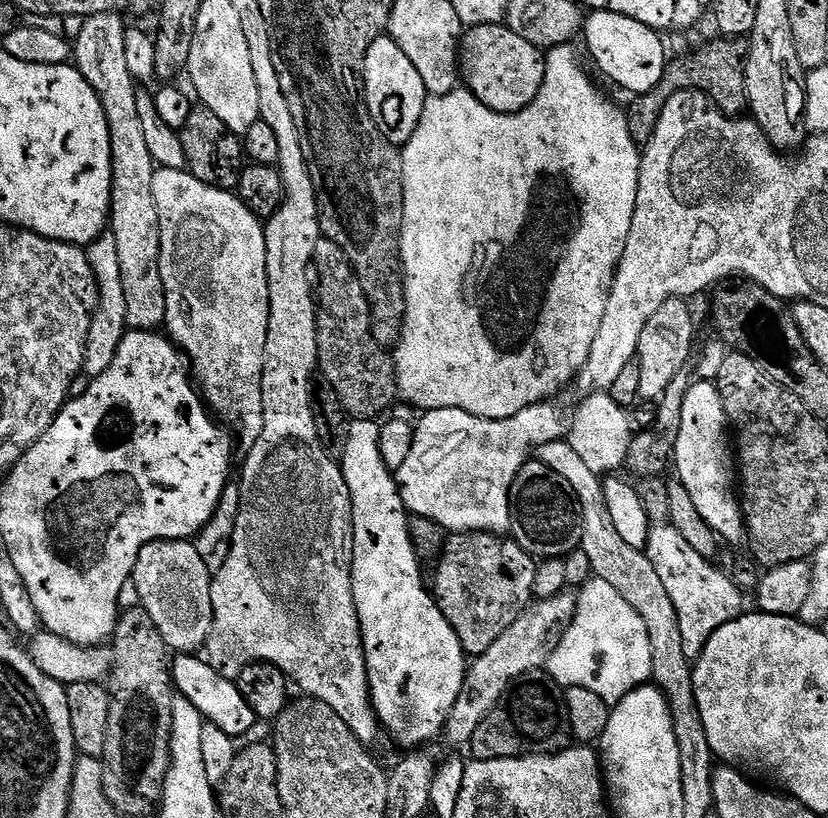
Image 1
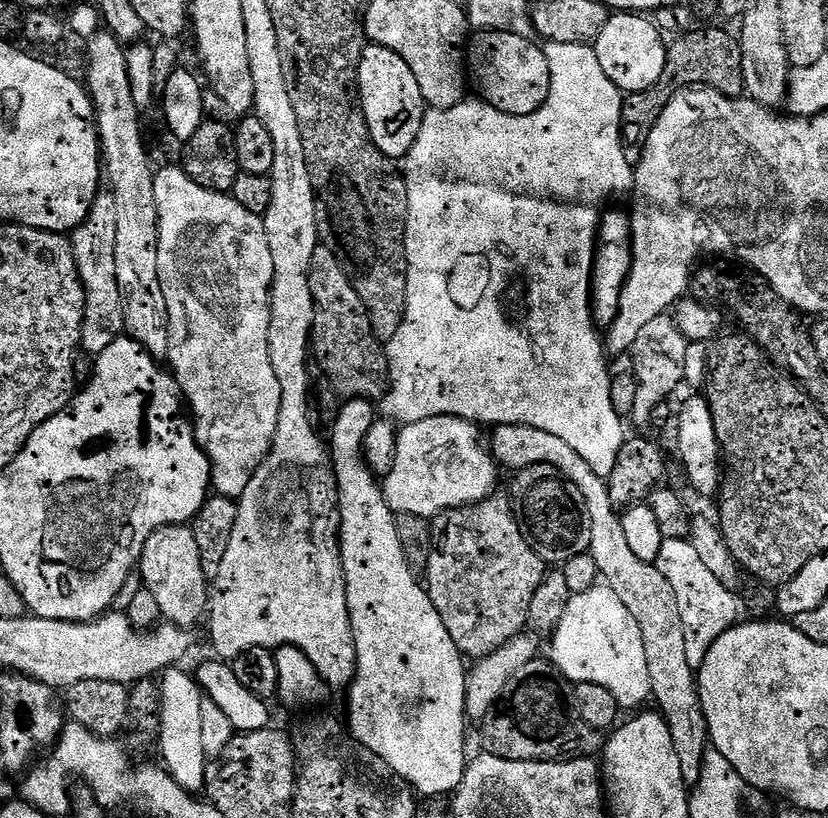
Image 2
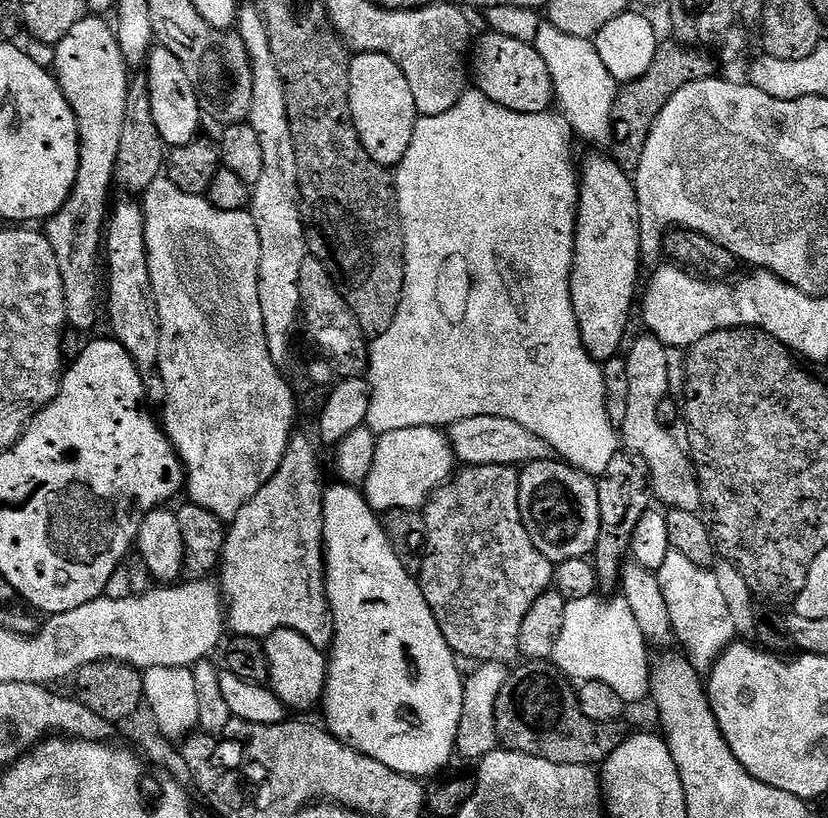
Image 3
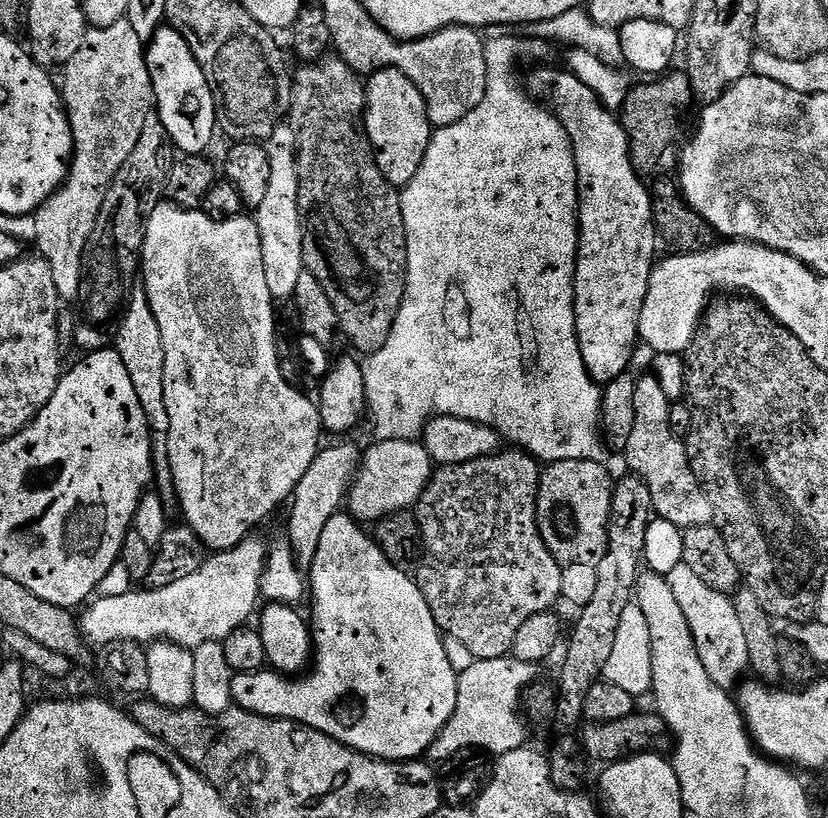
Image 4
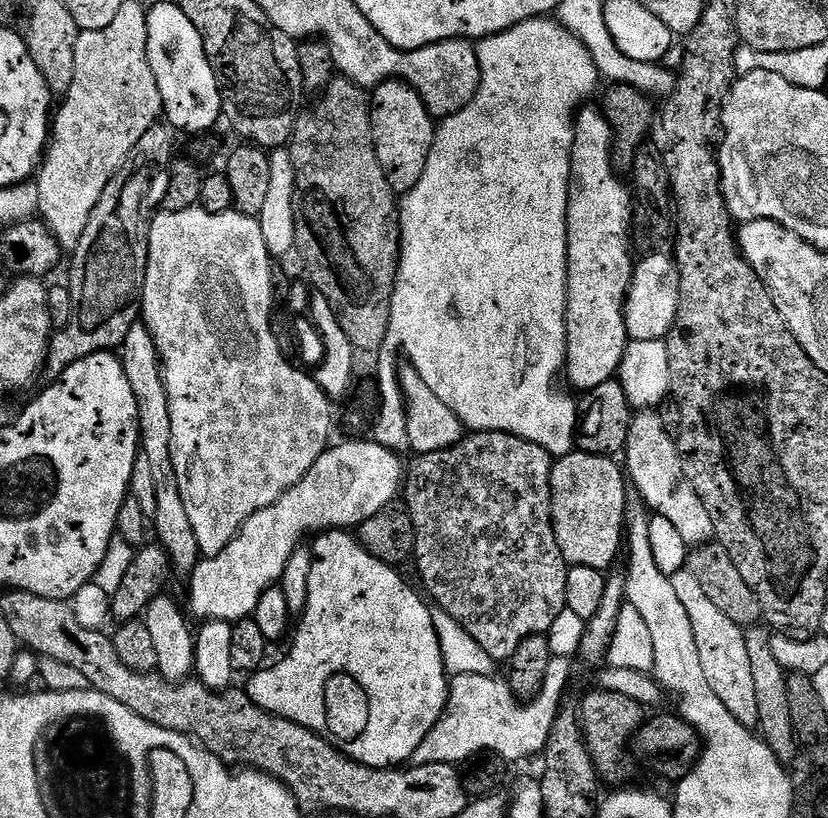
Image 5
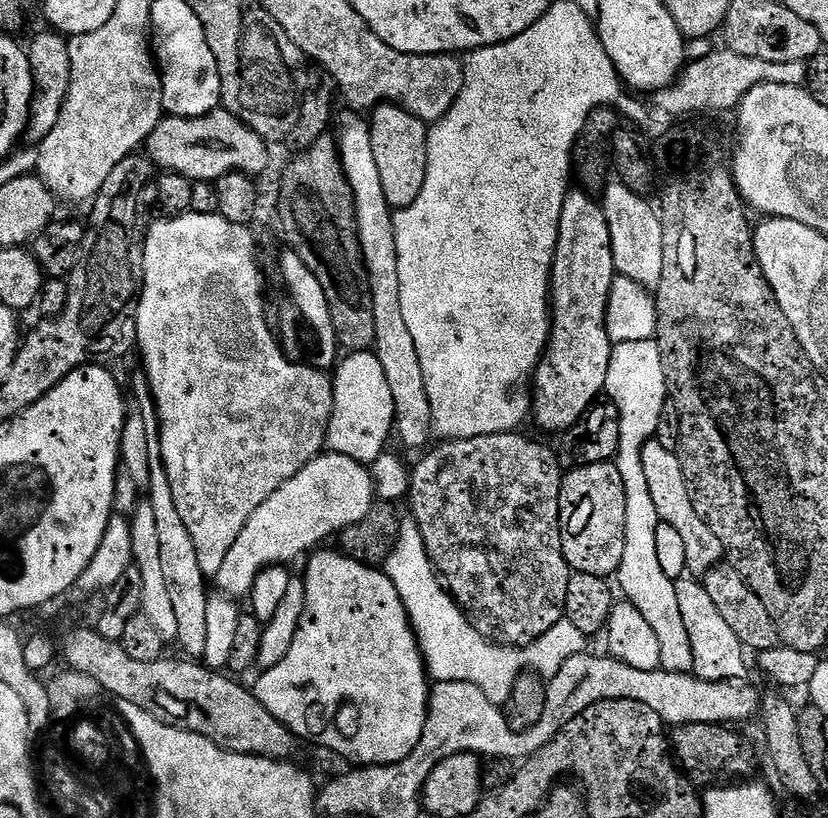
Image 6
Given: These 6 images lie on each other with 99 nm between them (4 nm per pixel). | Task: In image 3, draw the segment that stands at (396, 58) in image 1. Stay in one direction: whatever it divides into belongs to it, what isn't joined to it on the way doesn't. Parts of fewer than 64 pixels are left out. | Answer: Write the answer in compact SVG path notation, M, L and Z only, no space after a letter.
M358 52L352 56L350 112L366 154L389 170L400 165L414 138L418 109L414 93L410 91L410 82L406 82L406 74L402 74L398 62L377 52Z

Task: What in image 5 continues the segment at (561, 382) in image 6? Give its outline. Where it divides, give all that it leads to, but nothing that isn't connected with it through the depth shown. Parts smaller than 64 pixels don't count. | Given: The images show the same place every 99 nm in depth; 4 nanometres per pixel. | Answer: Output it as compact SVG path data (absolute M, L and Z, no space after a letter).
M584 106L577 111L574 117L574 131L572 134L572 165L570 166L570 182L568 183L568 209L566 210L566 230L568 231L568 309L566 310L566 334L568 345L566 346L566 380L573 384L571 387L577 393L589 392L594 386L613 379L620 371L620 363L624 357L626 346L630 343L626 330L626 318L624 317L624 300L628 296L628 283L632 281L632 240L628 235L632 232L632 208L634 197L629 185L619 180L617 169L614 167L614 133L605 119L603 111L599 107L588 108Z

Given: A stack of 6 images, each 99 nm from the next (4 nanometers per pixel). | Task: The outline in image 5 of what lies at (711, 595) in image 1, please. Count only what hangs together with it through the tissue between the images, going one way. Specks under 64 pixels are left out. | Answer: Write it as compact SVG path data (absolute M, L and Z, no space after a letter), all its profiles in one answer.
M687 570L675 572L670 578L682 607L690 618L690 626L694 626L694 642L698 646L698 658L702 661L702 670L706 674L706 682L710 682L710 690L722 698L722 706L734 714L743 724L759 725L758 698L754 698L754 674L750 674L750 657L746 651L746 632L741 625L730 622L709 596L702 591L702 586L694 579L694 574Z

